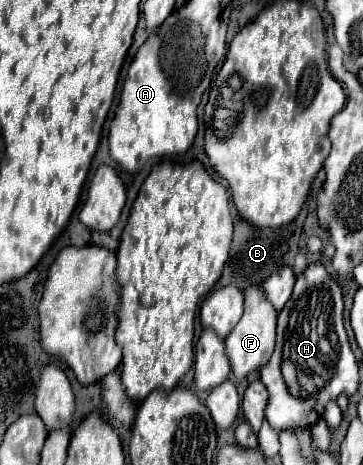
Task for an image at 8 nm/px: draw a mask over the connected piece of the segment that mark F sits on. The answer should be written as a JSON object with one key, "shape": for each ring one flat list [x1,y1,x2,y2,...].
{"shape":[[247,287,243,293,245,293,243,317,225,339,227,357,231,361,231,371,237,379,245,379,251,371,261,369,271,359,273,349,275,349,275,327,277,327,277,311,267,301,263,289]]}

